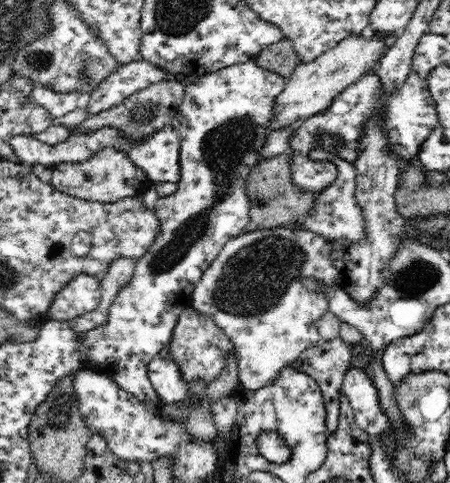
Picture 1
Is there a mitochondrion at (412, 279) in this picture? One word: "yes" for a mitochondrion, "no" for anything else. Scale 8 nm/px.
yes

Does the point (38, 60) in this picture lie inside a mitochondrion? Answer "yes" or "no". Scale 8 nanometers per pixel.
yes

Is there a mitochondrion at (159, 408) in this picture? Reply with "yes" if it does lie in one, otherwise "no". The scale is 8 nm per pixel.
no

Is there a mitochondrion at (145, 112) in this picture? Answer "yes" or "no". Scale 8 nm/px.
yes

